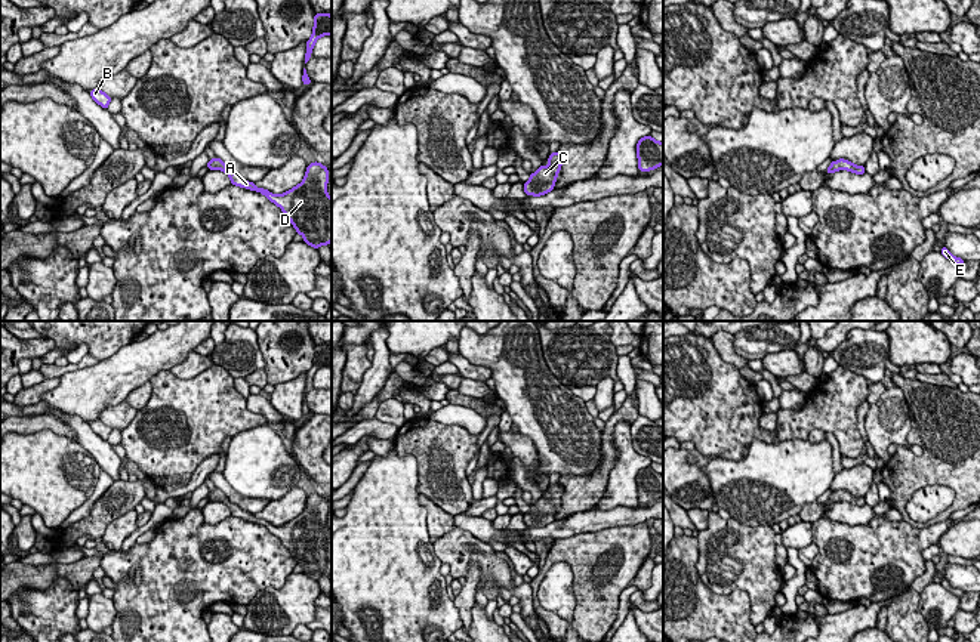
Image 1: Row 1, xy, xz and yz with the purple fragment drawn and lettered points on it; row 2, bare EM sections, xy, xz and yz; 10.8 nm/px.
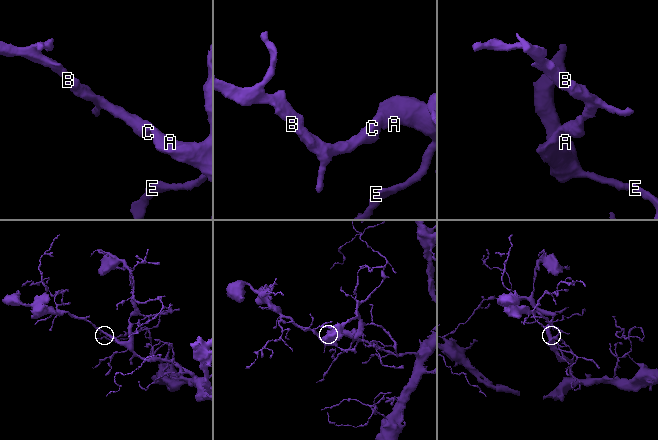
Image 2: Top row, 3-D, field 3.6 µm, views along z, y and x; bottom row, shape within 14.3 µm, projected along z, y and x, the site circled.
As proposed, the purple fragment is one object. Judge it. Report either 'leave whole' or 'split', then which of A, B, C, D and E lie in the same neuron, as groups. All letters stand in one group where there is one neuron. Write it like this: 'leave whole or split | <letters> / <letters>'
leave whole | A B C D E

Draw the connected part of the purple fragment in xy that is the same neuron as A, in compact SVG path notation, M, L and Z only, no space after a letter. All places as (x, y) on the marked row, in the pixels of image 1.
M218 157L209 160L207 167L226 173L231 185L264 194L283 210L308 246L318 249L332 243L332 197L327 194L329 169L323 163L308 164L303 180L280 195L241 179Z

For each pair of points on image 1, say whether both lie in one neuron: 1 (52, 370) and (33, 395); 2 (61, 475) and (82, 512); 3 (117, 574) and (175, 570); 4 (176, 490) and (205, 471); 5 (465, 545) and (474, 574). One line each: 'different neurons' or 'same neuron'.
1: different neurons
2: different neurons
3: same neuron
4: same neuron
5: different neurons

